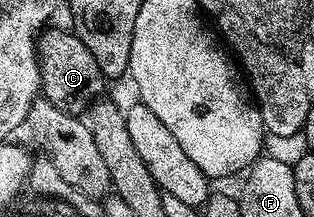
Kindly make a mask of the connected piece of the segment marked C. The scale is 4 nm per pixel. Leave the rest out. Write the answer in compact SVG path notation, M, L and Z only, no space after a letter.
M48 27L39 34L36 58L40 61L40 91L43 100L54 103L67 113L87 114L106 85L106 79L98 67L98 59L90 55L90 47L74 31Z

